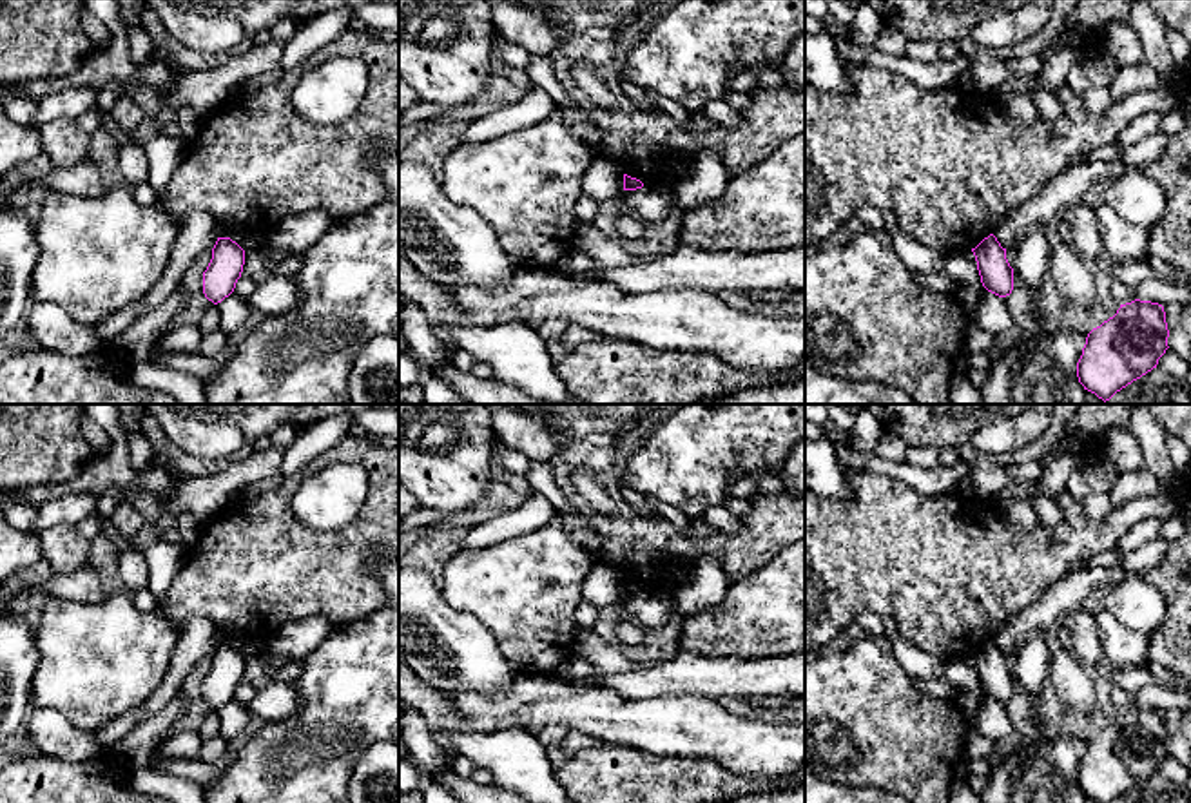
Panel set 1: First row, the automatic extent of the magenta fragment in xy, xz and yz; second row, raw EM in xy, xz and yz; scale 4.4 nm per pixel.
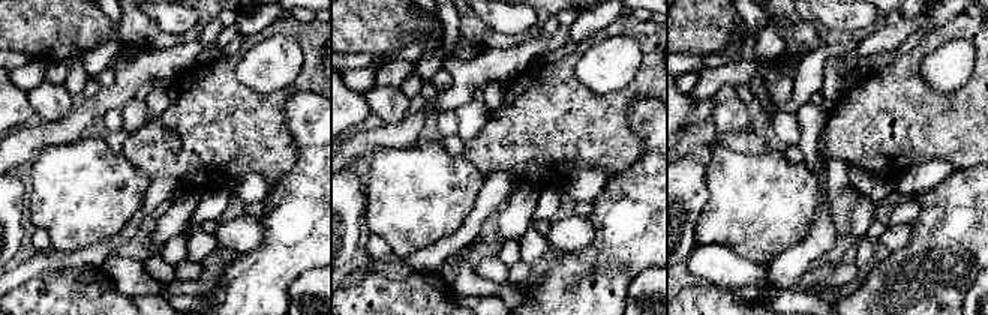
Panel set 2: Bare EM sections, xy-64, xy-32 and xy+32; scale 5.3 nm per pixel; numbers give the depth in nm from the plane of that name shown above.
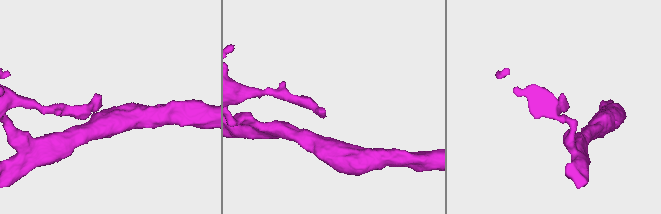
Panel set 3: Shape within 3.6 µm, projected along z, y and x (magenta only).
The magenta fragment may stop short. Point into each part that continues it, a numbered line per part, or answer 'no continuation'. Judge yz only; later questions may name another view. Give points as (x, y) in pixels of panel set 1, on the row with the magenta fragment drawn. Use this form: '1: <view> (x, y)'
no continuation

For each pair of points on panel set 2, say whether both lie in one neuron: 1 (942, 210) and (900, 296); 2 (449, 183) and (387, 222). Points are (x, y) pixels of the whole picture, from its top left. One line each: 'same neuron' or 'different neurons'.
1: same neuron
2: same neuron

